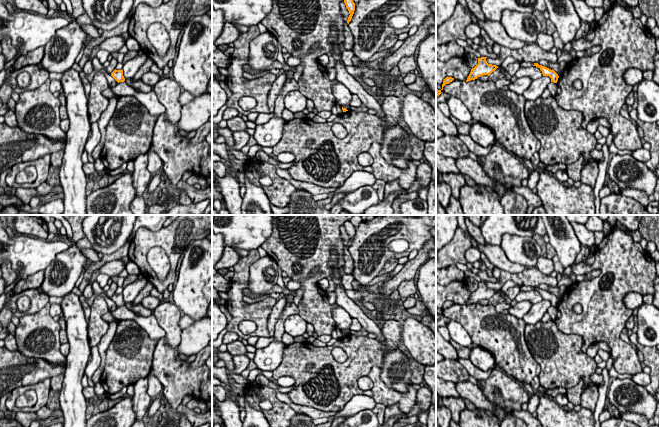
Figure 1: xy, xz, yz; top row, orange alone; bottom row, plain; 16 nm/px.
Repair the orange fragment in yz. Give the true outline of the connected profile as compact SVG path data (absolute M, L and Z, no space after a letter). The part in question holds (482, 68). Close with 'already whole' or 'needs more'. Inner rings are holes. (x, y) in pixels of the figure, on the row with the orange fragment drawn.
M481 57L478 58L478 64L471 69L471 72L466 80L466 82L471 81L471 80L475 80L480 76L483 75L490 75L493 71L495 71L498 66L496 65L492 65L492 64L488 64L486 61L487 57Z | already whole

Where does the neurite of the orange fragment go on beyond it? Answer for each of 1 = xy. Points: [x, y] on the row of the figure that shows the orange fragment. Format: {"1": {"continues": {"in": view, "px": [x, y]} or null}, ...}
{"1": {"continues": null}}

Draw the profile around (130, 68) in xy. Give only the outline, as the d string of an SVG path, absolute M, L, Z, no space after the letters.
M142 54L127 61L122 68L124 78L133 78L146 60L147 56L145 54Z

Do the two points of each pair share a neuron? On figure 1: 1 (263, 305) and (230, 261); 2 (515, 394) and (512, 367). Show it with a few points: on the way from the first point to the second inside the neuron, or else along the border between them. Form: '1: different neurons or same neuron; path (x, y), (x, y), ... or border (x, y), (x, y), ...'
1: different neurons; border (240, 256), (232, 266)
2: different neurons; border (517, 380), (520, 383)

